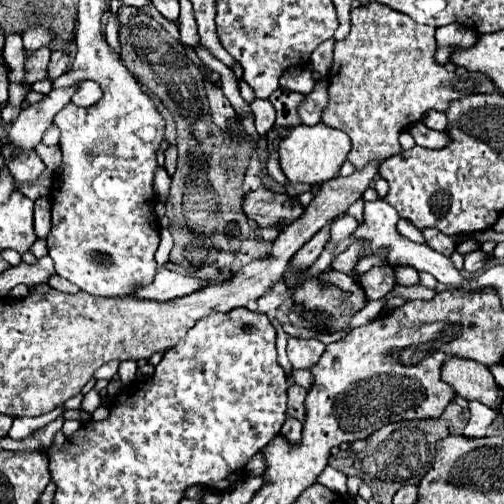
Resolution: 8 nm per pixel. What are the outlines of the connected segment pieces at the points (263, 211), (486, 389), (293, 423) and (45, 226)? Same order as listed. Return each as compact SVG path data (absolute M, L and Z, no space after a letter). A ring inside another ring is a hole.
M259 188L243 198L243 212L261 228L285 228L293 224L297 218L301 218L305 208L297 198L291 198L287 194L275 194L267 188Z
M451 358L443 366L443 380L451 384L459 396L467 400L479 400L485 406L501 412L501 394L493 374L479 362Z
M287 416L287 420L285 420L285 424L283 424L283 428L281 428L281 436L285 438L285 440L289 440L291 444L299 444L299 440L301 440L301 424L295 420L295 418L291 418L291 416Z
M47 196L35 200L35 220L33 220L33 232L39 238L47 238L51 230L51 200Z

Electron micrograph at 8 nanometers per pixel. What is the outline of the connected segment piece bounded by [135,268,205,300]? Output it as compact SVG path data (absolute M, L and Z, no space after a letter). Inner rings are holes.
M161 268L153 280L151 286L139 288L135 292L135 298L145 298L145 300L171 300L177 296L187 296L197 290L201 290L205 284L197 278L187 278L183 274L171 272L167 268Z

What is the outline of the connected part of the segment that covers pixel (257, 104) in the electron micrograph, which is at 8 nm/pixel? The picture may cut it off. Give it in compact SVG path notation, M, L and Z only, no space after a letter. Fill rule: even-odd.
M255 98L250 106L255 116L256 131L260 138L266 138L268 132L274 126L276 111L268 99Z

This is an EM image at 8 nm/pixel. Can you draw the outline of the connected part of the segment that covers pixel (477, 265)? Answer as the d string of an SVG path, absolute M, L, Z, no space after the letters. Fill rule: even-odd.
M475 250L475 252L465 254L465 270L467 270L467 272L477 272L477 270L481 270L481 268L485 266L487 258L489 258L489 256L487 256L483 250Z

